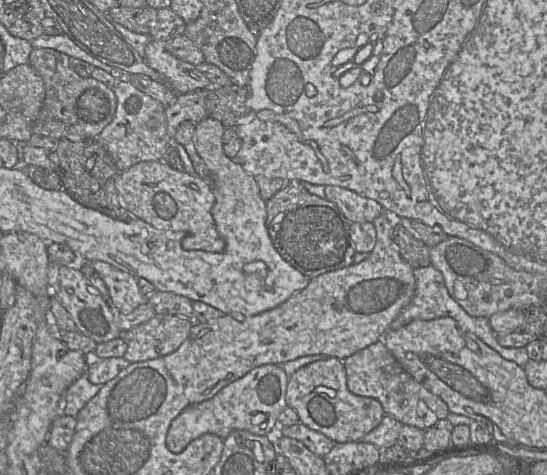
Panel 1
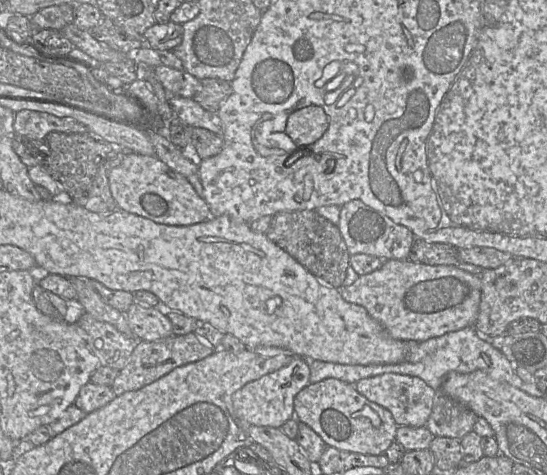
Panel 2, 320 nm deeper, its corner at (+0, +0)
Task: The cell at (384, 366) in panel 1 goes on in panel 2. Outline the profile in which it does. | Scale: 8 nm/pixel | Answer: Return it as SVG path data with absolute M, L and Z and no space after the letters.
M384 373L359 380L356 390L369 401L387 409L398 426L419 428L426 426L431 415L436 391L422 379L399 373Z

